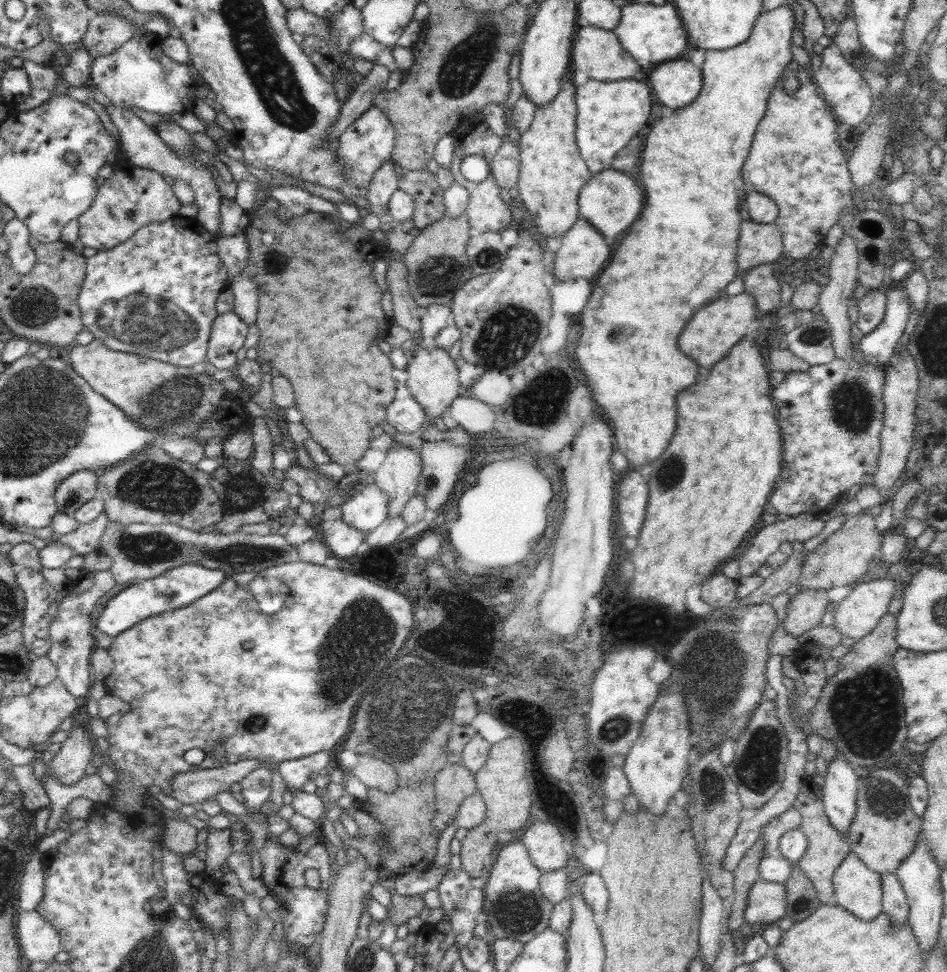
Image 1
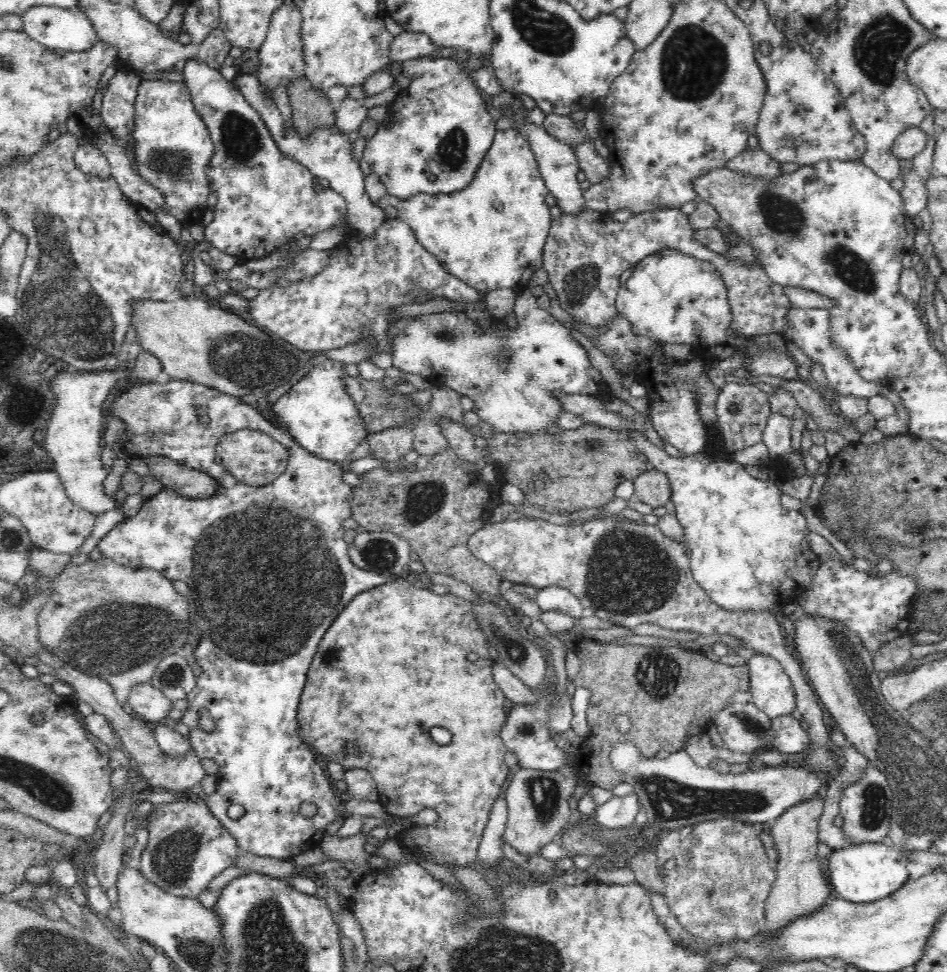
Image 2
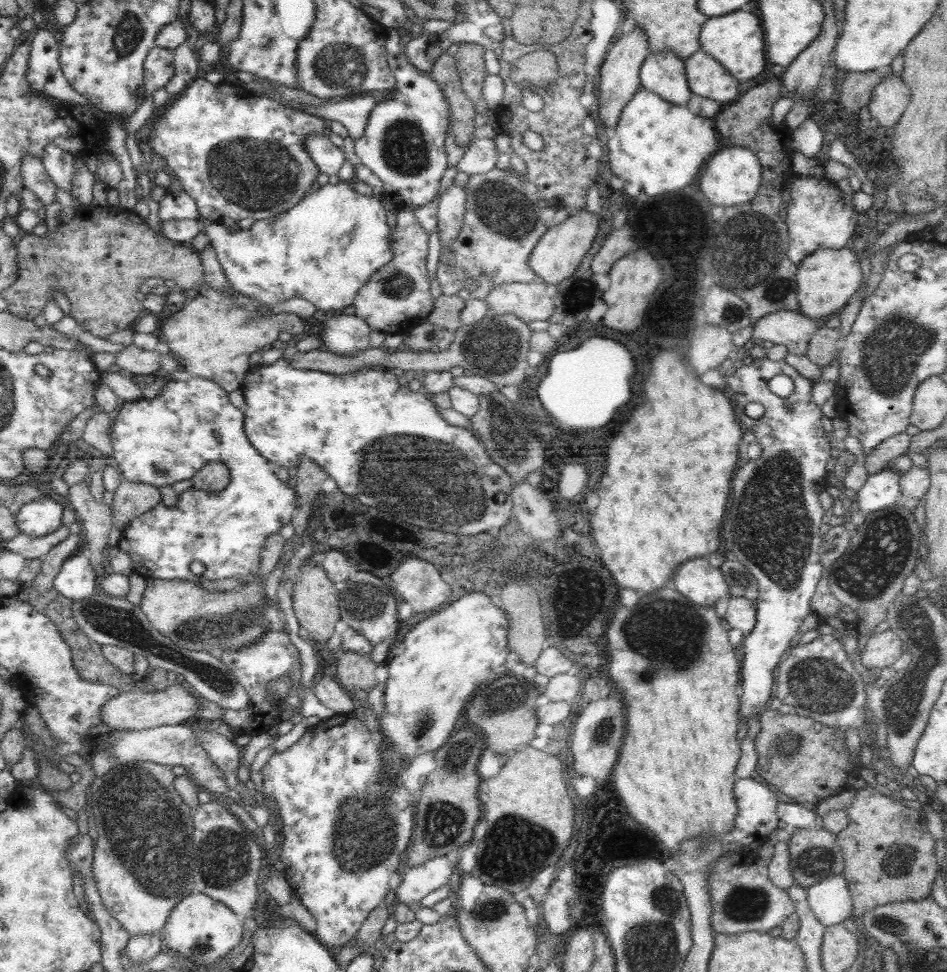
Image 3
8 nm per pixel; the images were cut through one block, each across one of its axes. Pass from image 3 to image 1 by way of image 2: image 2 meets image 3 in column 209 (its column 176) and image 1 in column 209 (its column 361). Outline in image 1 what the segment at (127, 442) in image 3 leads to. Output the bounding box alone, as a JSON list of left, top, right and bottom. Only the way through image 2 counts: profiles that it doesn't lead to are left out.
[97,563,228,636]

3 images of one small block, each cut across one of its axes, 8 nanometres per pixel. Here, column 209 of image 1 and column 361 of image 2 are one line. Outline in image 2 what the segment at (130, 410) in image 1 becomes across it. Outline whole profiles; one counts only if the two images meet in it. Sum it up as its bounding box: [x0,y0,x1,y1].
[343,375,476,456]

